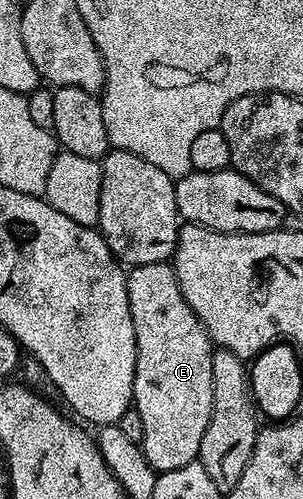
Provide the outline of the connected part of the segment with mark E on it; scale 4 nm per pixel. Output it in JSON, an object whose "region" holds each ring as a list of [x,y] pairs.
{"region":[[[169,263],[133,265],[126,277],[126,285],[128,286],[128,306],[132,310],[132,326],[136,330],[136,374],[134,375],[132,406],[138,411],[141,420],[144,422],[144,438],[141,442],[142,453],[144,458],[148,458],[148,462],[157,473],[167,472],[168,470],[180,470],[180,466],[188,466],[197,461],[200,441],[204,439],[204,430],[208,430],[208,422],[212,418],[212,358],[216,348],[211,341],[210,335],[204,330],[200,318],[196,318],[192,306],[188,306],[188,302],[178,285],[178,279],[173,267]]]}

